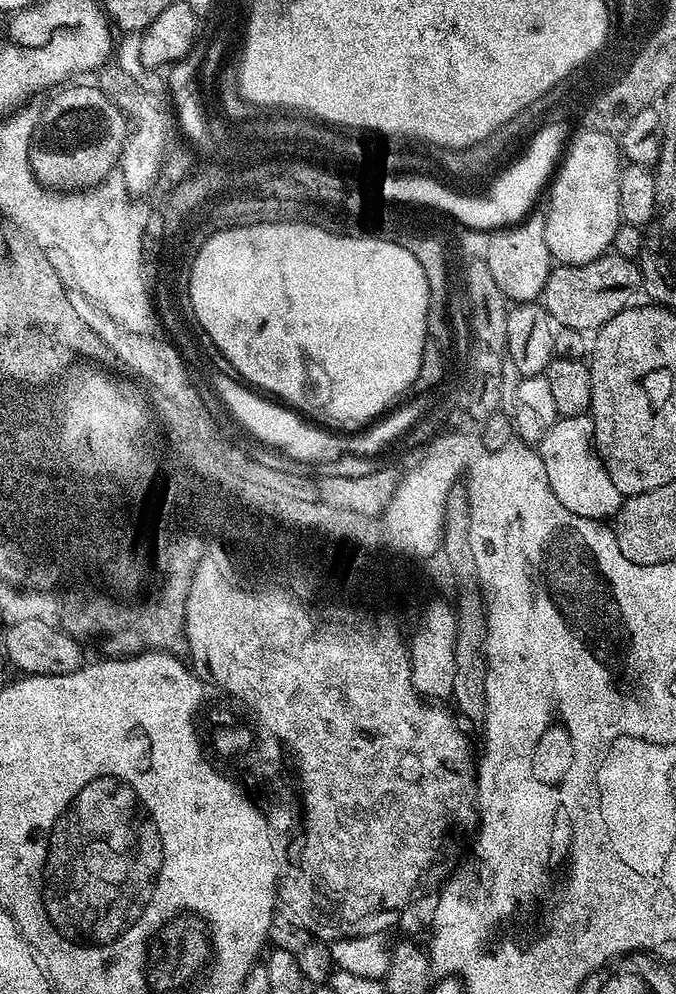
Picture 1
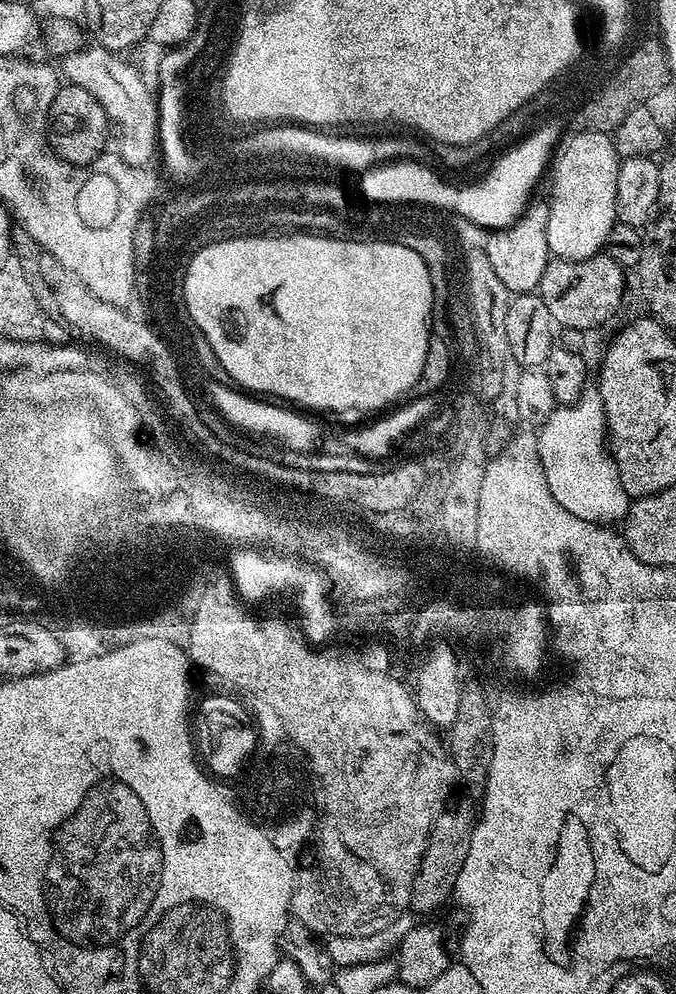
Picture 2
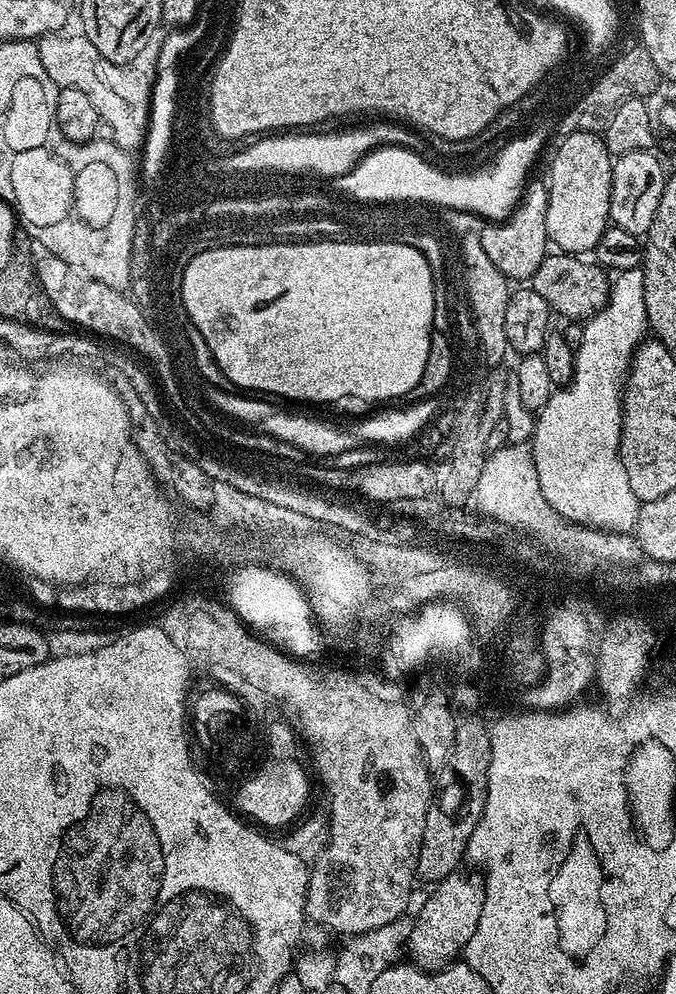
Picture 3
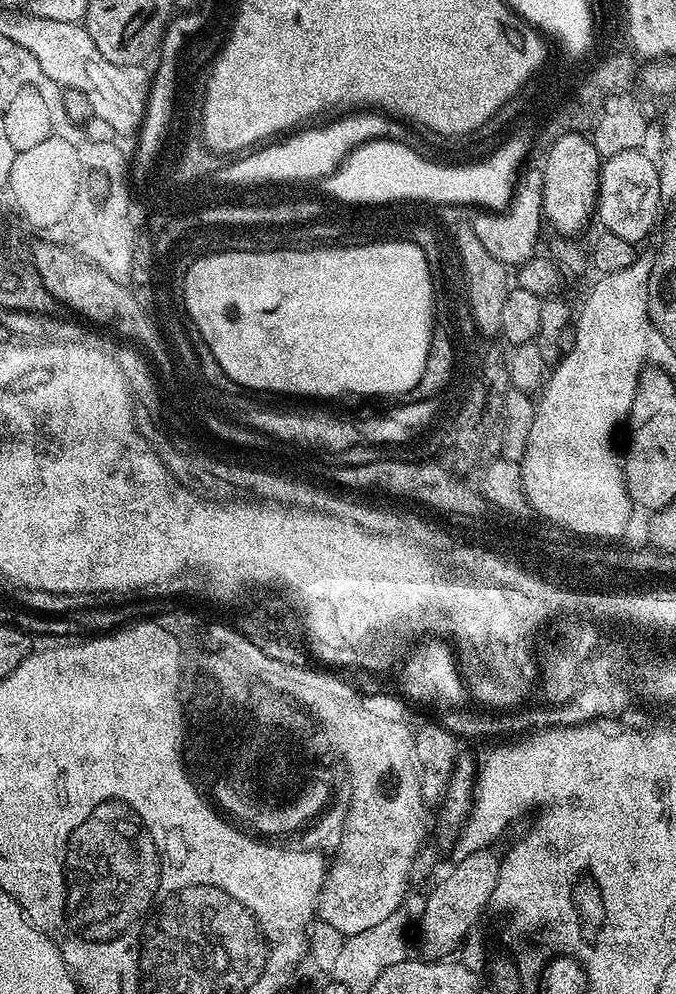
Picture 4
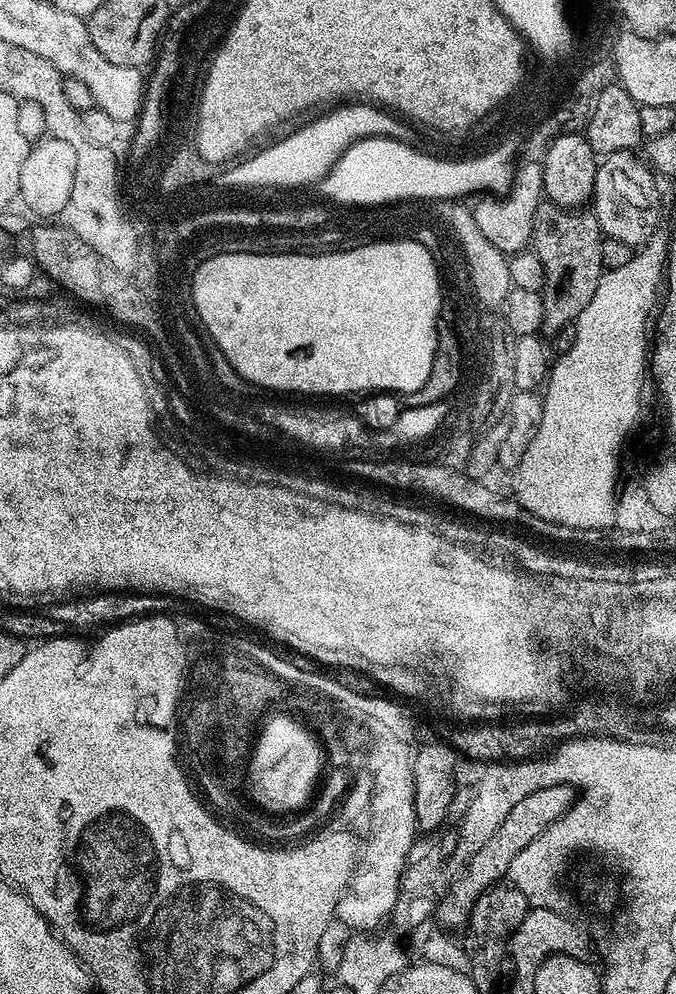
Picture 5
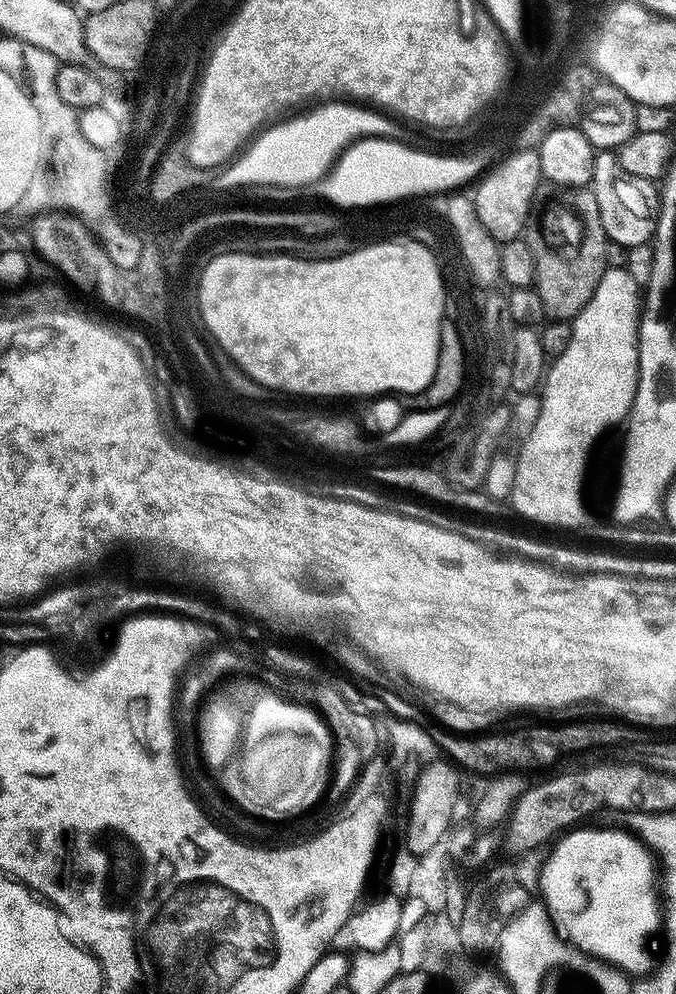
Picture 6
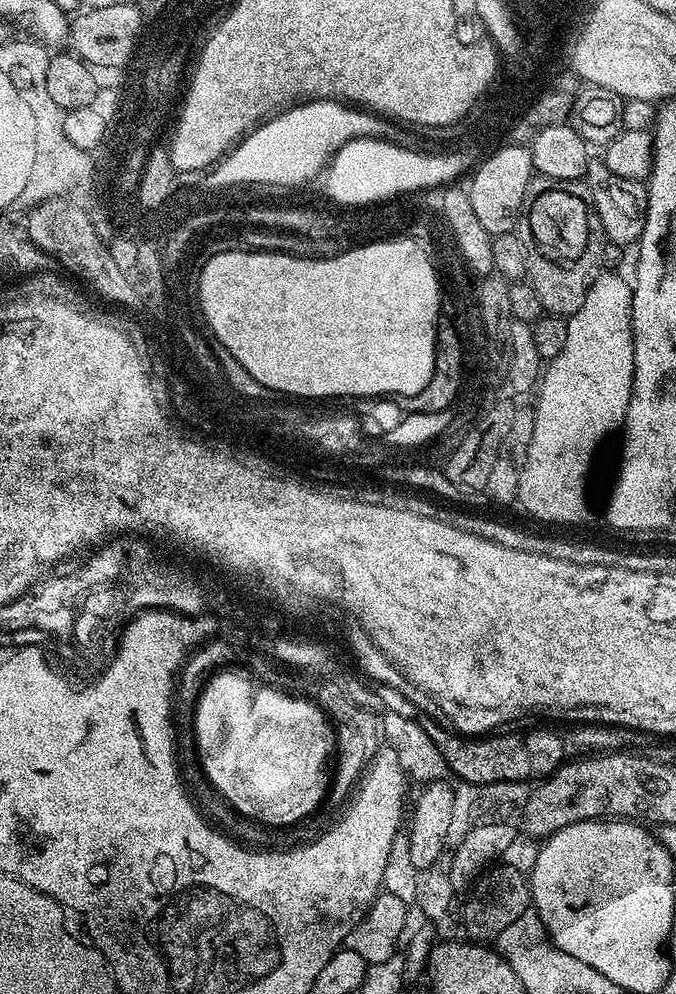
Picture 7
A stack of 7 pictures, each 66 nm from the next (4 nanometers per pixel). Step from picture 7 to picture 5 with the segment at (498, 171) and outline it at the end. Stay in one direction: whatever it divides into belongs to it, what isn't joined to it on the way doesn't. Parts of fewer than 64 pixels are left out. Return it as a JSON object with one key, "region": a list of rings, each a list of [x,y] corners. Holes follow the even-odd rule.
{"region":[[[523,161],[516,169],[516,178],[512,181],[511,188],[507,192],[496,195],[488,194],[476,205],[472,204],[470,211],[478,230],[482,230],[485,236],[498,250],[505,254],[523,252],[532,243],[532,227],[534,226],[534,214],[536,208],[545,199],[544,194],[544,170],[539,164]]]}

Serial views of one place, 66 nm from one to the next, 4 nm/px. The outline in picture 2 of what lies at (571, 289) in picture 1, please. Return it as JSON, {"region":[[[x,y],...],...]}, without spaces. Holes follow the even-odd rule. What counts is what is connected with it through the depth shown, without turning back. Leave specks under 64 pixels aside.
{"region":[[[603,254],[585,260],[549,259],[546,270],[542,270],[542,282],[538,295],[550,309],[553,321],[561,329],[583,328],[591,330],[604,324],[620,308],[624,300],[624,276],[626,270],[614,262],[614,258]]]}

